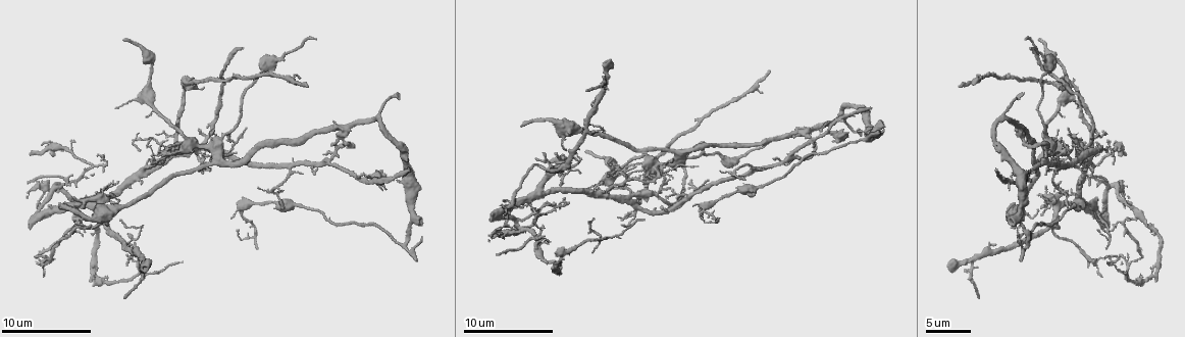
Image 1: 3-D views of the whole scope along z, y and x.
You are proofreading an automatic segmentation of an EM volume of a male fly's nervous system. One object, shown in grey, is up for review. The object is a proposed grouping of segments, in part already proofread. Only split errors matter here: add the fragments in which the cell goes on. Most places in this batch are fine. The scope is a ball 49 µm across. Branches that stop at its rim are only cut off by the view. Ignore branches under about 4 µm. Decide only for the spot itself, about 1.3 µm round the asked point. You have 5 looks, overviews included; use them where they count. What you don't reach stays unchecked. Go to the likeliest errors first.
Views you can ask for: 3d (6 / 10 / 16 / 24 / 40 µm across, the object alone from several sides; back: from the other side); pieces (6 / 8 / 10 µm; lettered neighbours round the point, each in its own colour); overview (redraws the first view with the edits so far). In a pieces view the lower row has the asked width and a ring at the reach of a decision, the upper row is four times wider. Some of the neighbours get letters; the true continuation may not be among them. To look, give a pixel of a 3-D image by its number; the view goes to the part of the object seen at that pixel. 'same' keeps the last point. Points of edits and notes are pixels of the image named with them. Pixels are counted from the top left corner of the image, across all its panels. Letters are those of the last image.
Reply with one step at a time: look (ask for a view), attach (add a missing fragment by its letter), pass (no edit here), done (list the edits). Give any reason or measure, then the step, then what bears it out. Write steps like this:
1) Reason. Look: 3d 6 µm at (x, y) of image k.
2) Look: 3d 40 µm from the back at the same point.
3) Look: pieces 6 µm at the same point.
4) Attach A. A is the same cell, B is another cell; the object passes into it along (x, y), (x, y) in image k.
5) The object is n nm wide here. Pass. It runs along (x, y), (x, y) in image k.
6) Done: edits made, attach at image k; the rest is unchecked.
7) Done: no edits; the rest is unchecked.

Long arm stops here. Look: pieces 8 µm at (180, 262) of image 1.

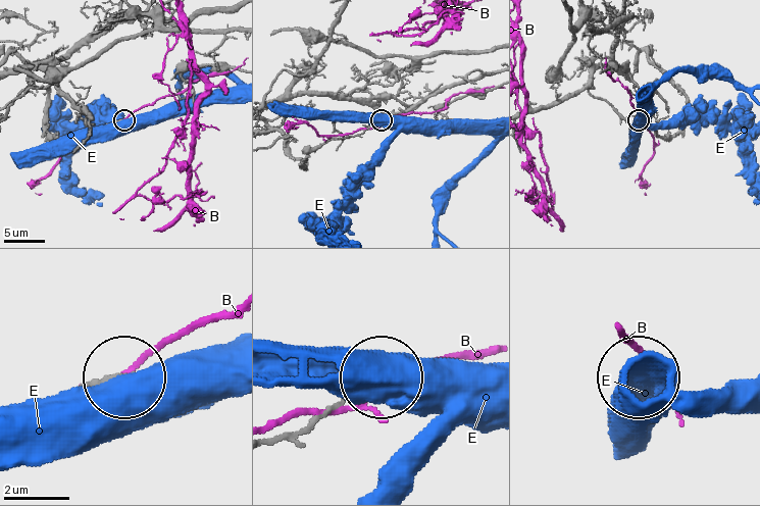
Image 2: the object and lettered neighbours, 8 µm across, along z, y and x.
Pass. B and E are other cells; none of them fits.

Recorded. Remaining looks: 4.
Branch stops here. Look: pieces 6 µm at (690, 182) of image 1.

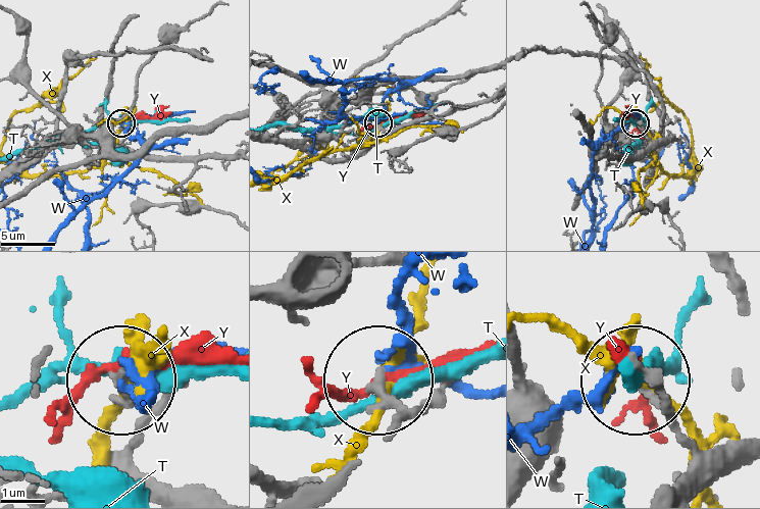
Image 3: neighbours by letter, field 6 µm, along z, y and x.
The object is 220 nm wide here. Pass. T, W, X and Y are other cells; no lettered fragment goes on from it.

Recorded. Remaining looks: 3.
Branch stops here. Look: 3d 10 µm at (240, 48) of image 1.

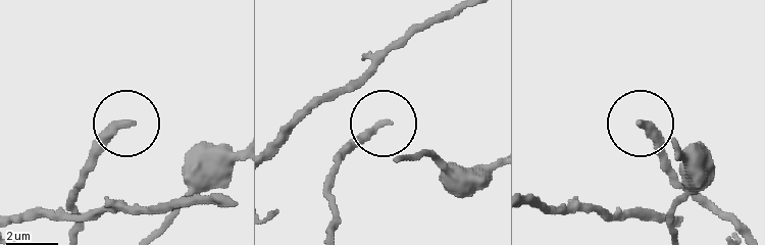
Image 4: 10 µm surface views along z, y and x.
Look: pieces 8 µm at (129, 124) of image 4.

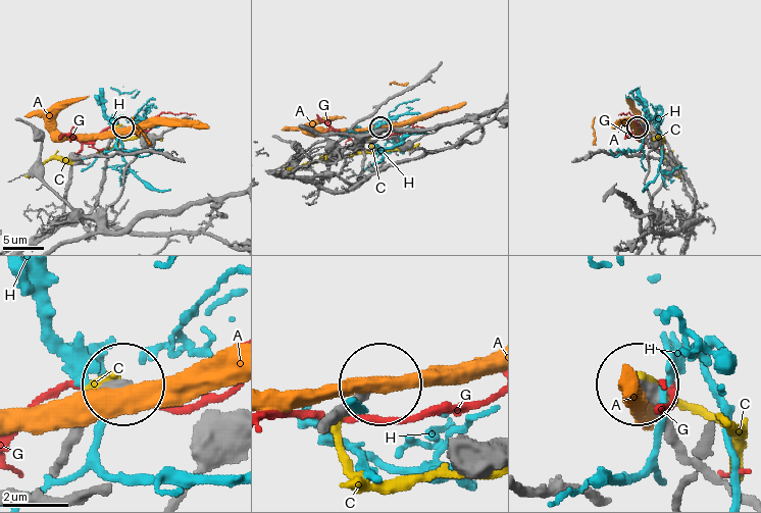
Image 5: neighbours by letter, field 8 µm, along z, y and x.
The object is 210 nm wide here. Pass. A, C, G and H are other cells; no lettered fragment goes on from it.

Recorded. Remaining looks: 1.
Done: no edits; the rest is unchecked.

